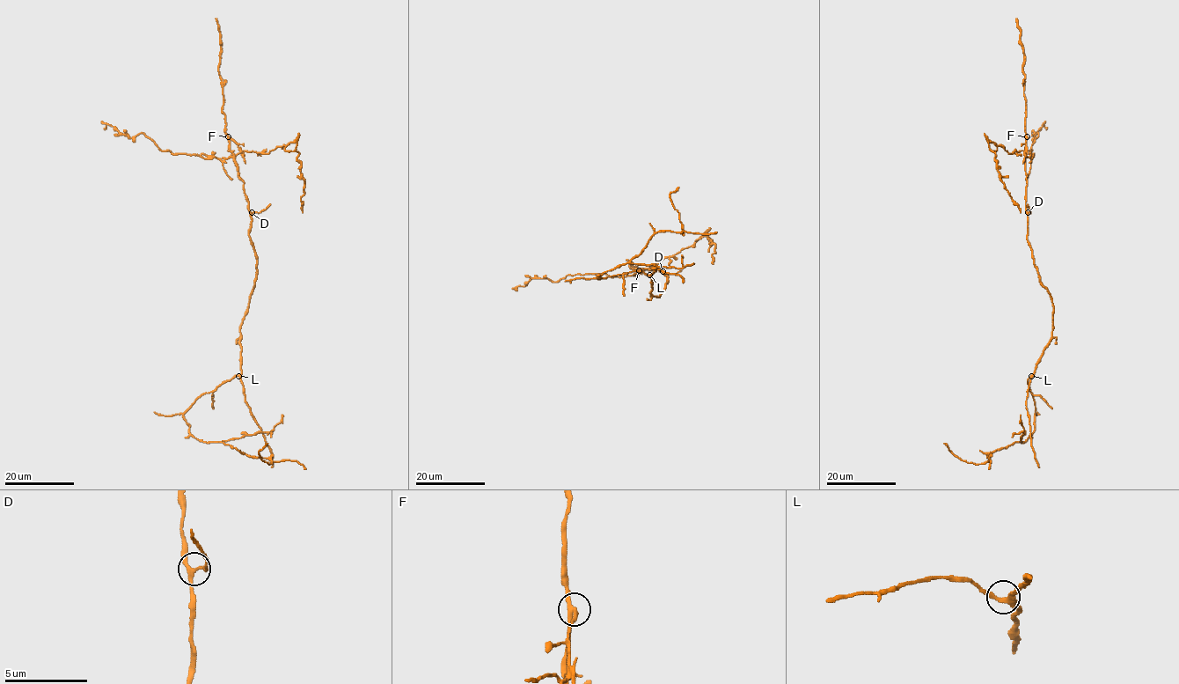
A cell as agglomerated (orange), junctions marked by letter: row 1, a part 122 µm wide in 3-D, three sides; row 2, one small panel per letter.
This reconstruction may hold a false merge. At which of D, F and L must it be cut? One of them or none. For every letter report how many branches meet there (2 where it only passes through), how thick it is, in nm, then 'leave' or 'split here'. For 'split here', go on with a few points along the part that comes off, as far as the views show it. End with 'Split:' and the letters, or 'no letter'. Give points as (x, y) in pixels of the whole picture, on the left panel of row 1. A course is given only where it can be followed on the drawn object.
D: 3 | 240 nm | leave
F: 3 | 280 nm | split here | (228, 136), (237, 145), (239, 153), (226, 158), (203, 158), (162, 150), (142, 133), (128, 138), (101, 121)
L: 3 | 300 nm | leave
Split: F

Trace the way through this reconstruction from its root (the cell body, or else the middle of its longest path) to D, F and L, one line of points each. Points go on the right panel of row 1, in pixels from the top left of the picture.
D: (1053, 312), (1052, 298), (1040, 281), (1027, 239), (1028, 212)
F: (1053, 312), (1052, 298), (1040, 281), (1027, 239), (1027, 136)
L: (1053, 312), (1052, 339), (1031, 376)

